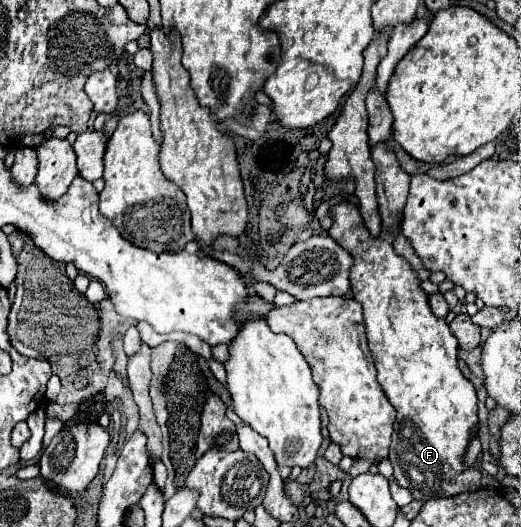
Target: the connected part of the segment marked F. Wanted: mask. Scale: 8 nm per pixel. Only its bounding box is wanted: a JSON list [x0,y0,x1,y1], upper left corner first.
[327,201,481,501]

